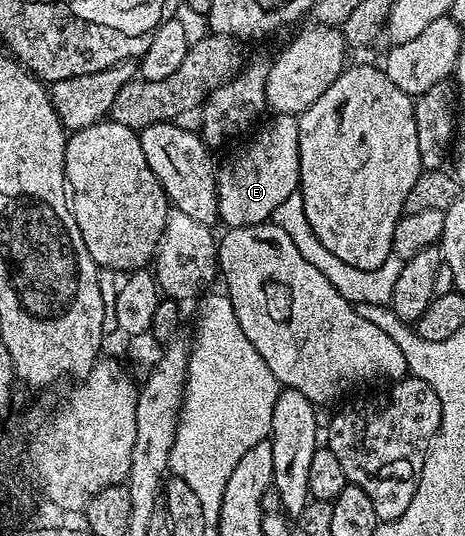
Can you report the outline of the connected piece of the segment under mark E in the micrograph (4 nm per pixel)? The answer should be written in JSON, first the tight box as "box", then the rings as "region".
{"box":[218,114,300,227],"region":[[[277,114],[275,118],[265,127],[264,135],[258,136],[256,143],[250,144],[240,159],[233,161],[232,167],[228,163],[218,167],[218,209],[220,219],[226,221],[228,227],[249,227],[271,220],[274,209],[278,209],[278,205],[282,205],[282,201],[300,186],[300,125],[297,116]]]}

